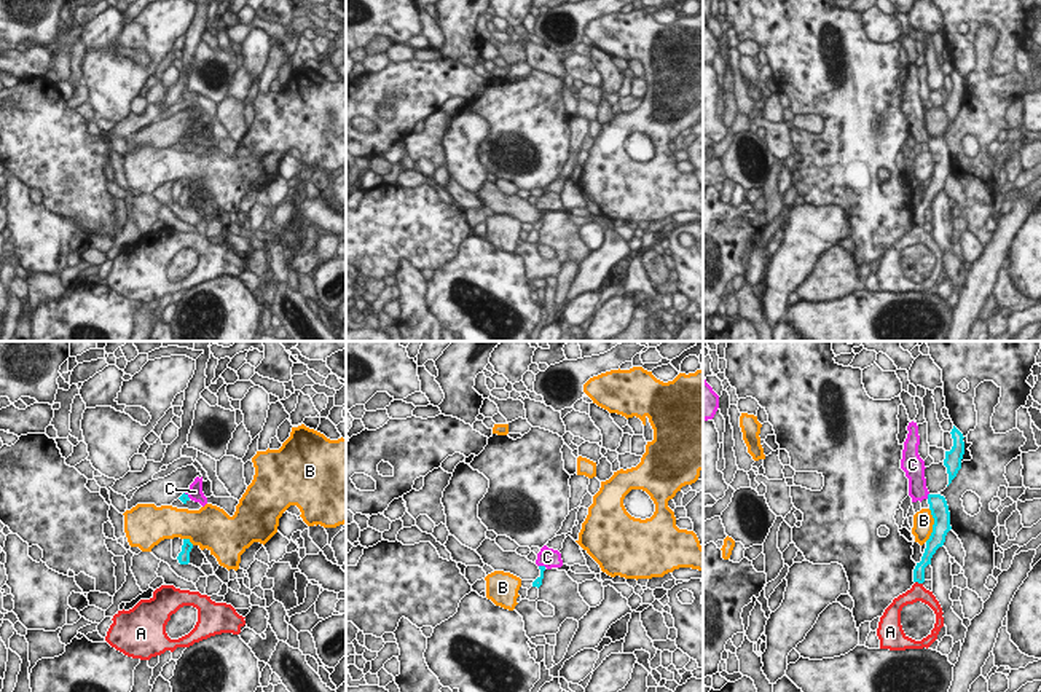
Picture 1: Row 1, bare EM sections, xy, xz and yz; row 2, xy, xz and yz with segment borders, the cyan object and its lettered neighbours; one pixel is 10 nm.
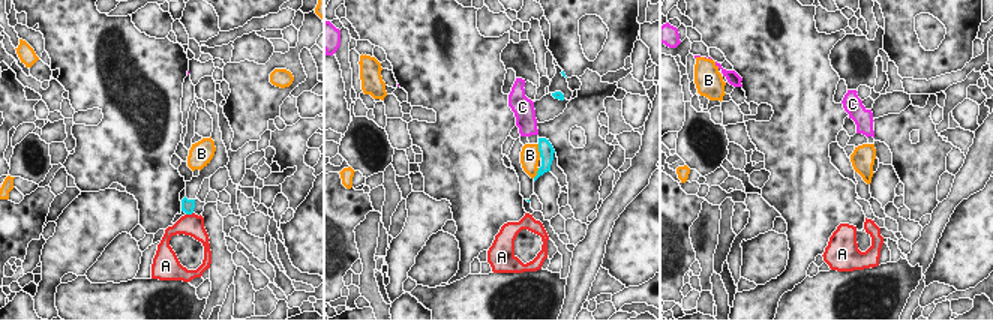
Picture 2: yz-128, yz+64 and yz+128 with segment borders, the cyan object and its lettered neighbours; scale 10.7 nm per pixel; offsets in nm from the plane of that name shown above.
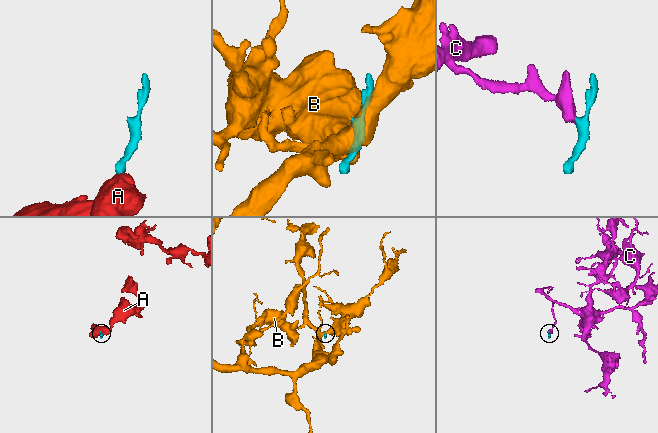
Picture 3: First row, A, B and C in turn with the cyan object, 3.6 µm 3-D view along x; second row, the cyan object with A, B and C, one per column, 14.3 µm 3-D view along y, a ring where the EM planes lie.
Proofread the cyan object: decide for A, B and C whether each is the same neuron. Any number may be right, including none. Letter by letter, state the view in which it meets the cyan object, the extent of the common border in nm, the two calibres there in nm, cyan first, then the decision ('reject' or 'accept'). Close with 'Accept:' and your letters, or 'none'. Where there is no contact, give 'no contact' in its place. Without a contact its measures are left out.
A: yz | 90 nm | 130/160 nm | reject
B: yz | 340 nm | 190/200 nm | reject
C: yz | 70 nm | 190/190 nm | accept
Accept: C

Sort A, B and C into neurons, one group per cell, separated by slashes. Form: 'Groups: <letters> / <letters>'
Groups: A / B / C

